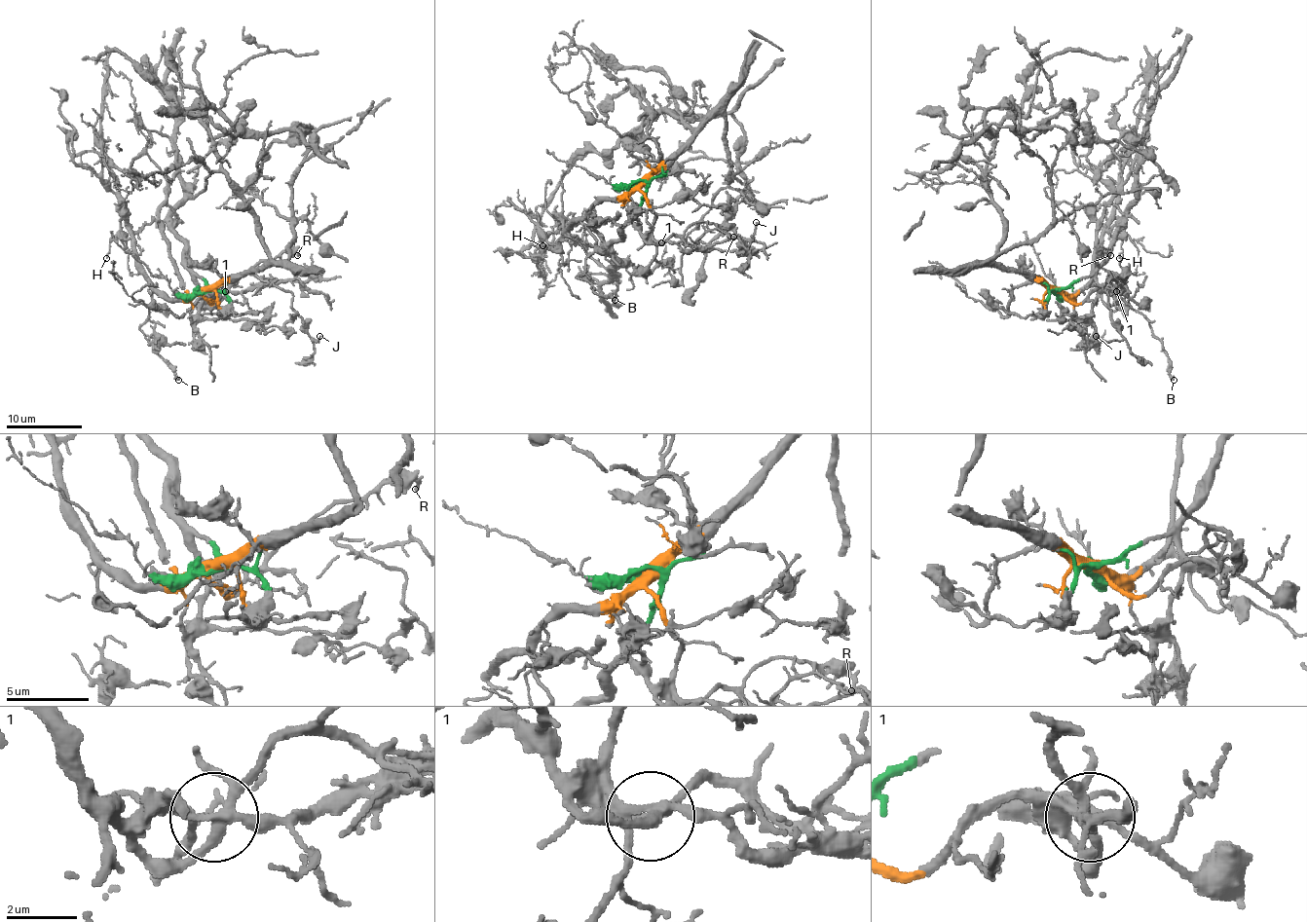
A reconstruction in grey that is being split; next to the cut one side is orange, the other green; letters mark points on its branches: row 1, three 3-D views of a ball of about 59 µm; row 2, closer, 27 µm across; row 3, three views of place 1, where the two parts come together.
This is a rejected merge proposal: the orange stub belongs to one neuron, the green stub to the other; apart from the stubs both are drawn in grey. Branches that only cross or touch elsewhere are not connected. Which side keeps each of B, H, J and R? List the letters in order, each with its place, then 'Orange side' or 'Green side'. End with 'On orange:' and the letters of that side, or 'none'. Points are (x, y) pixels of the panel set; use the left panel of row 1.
B: Place: (178, 380). Orange side
H: Place: (106, 258). Green side
J: Place: (319, 336). Green side
R: Place: (297, 255). Green side
On orange: B

